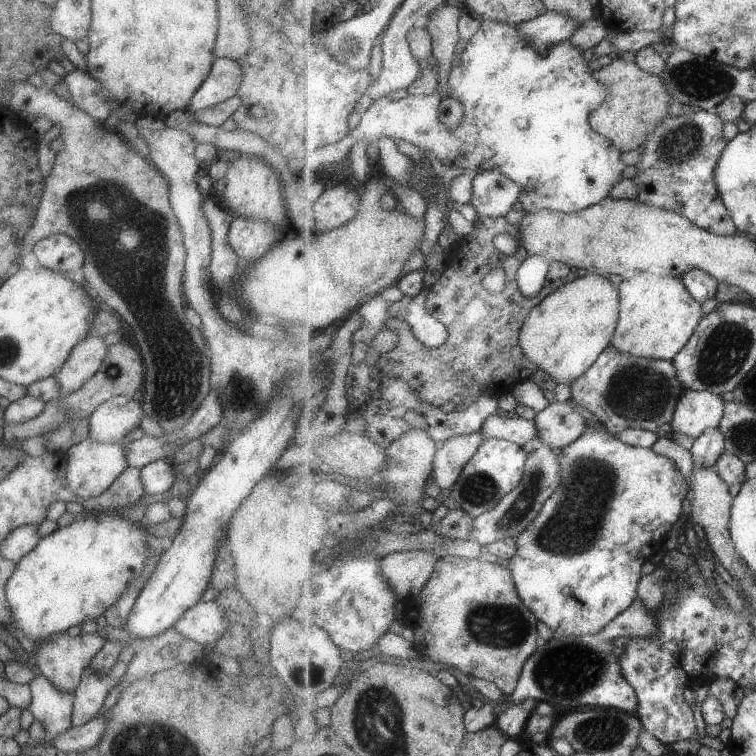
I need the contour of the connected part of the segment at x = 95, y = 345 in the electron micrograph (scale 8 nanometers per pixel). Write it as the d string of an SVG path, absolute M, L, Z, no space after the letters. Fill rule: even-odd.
M91 334L73 348L64 366L53 374L60 387L60 398L76 392L92 378L107 357L107 350L102 338Z

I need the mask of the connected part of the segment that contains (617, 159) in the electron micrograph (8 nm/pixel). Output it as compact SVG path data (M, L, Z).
M485 20L478 34L463 46L459 63L449 80L452 96L466 104L466 116L460 126L451 128L439 120L438 108L443 99L440 92L409 94L399 100L382 96L352 131L352 141L366 140L372 144L384 137L405 140L420 147L422 152L434 151L444 164L455 166L462 172L504 172L518 184L529 186L529 190L522 191L519 198L527 213L548 209L574 214L610 197L629 166L622 158L624 151L613 140L600 134L591 123L592 113L611 95L610 87L594 76L595 72L584 58L584 51L570 39L552 43L548 50L540 51L521 33L519 26Z

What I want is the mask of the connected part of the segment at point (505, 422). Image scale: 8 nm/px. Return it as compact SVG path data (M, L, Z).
M492 415L487 418L481 431L485 442L492 439L506 439L526 446L534 438L539 438L539 428L535 419L526 420L523 417Z

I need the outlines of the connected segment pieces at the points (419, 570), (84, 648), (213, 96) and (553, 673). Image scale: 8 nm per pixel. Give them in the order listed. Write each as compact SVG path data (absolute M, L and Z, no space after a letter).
M398 551L383 558L383 573L389 578L391 587L399 594L400 600L412 601L431 581L439 560L436 554L428 551Z
M67 631L56 633L53 639L42 639L42 644L37 650L37 665L44 675L58 690L72 693L78 688L81 681L82 671L91 662L96 653L104 646L105 640L99 633L80 633L72 637Z
M218 57L213 62L208 78L198 88L189 104L189 112L216 106L237 94L243 81L243 70L237 60L228 57Z
M638 597L636 602L623 612L614 622L611 622L602 632L589 635L563 635L555 633L548 642L543 643L539 650L527 660L519 687L508 699L507 704L498 708L497 717L503 715L506 709L524 702L527 698L534 698L537 702L546 701L562 714L575 711L578 708L589 708L590 706L602 706L604 708L619 708L622 712L634 714L639 708L639 693L634 685L624 674L620 658L614 656L614 640L620 636L654 636L658 632L657 618L646 606L644 599Z

